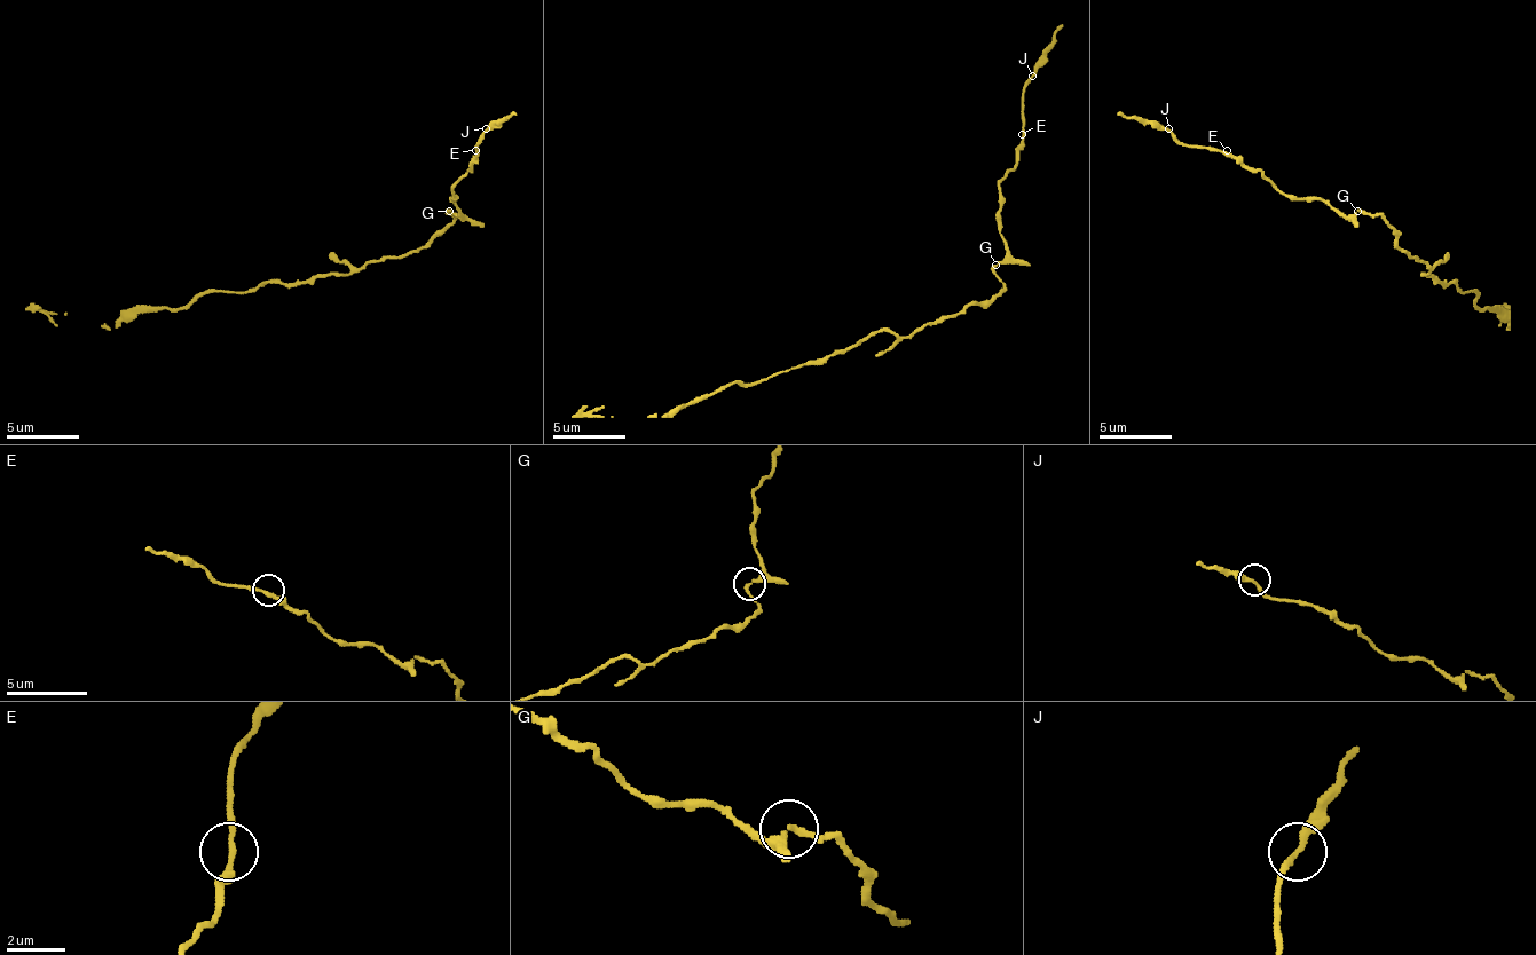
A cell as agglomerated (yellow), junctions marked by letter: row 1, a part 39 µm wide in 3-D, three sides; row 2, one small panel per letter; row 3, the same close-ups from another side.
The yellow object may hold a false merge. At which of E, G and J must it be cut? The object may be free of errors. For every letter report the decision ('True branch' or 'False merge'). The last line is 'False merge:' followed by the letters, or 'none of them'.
E: True branch
G: True branch
J: True branch
False merge: none of them

